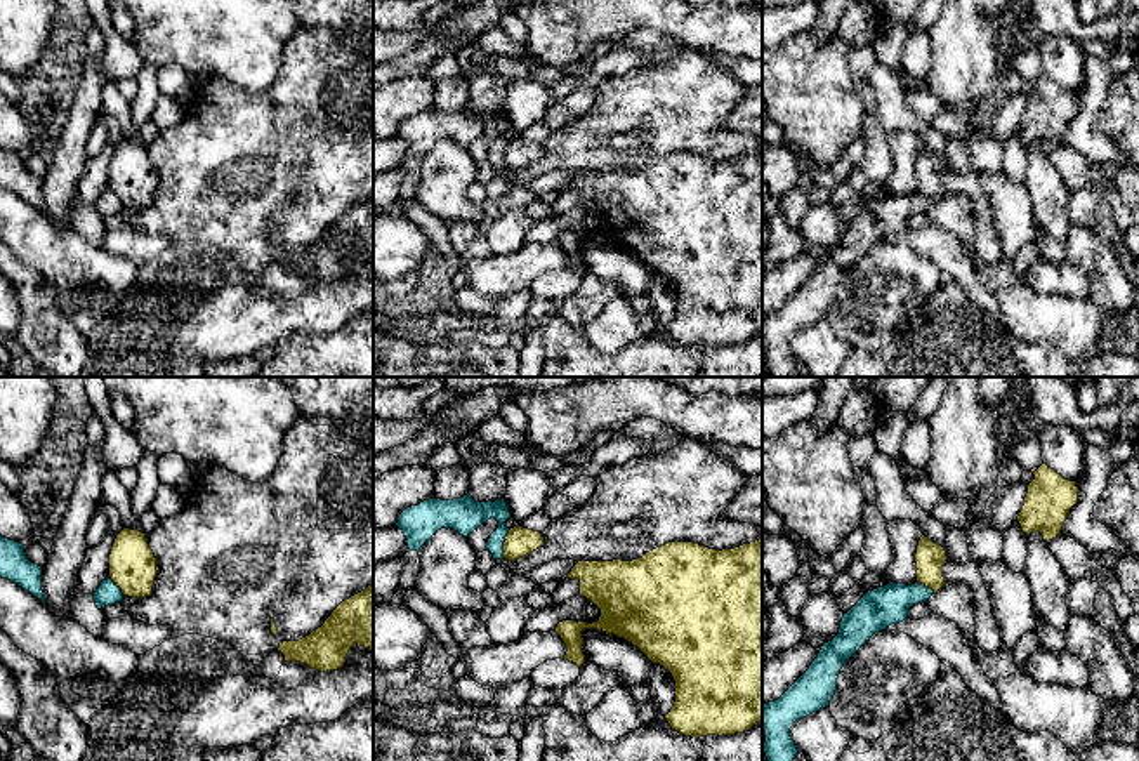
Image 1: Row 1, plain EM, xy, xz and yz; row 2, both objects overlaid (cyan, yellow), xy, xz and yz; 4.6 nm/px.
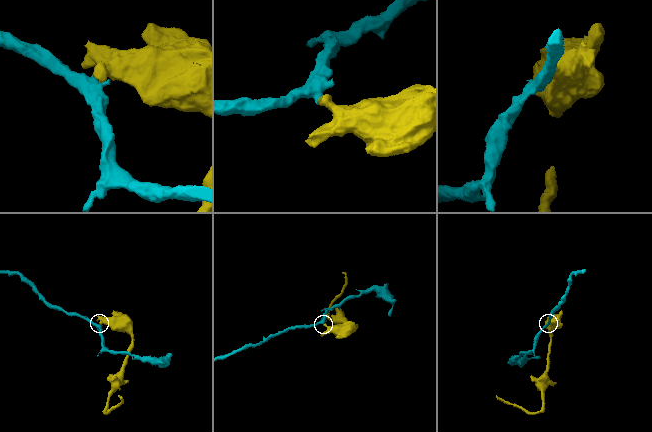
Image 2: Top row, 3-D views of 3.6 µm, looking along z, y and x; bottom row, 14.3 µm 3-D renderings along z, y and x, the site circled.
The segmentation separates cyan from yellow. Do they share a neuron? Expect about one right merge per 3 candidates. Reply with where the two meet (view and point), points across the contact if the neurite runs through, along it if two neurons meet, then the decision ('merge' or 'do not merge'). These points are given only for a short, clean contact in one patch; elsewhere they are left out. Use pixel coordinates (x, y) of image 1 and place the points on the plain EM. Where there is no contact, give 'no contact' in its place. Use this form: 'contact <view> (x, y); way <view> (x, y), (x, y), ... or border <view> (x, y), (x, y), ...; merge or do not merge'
contact xz (504, 152); border xz (511, 139), (502, 167); do not merge

